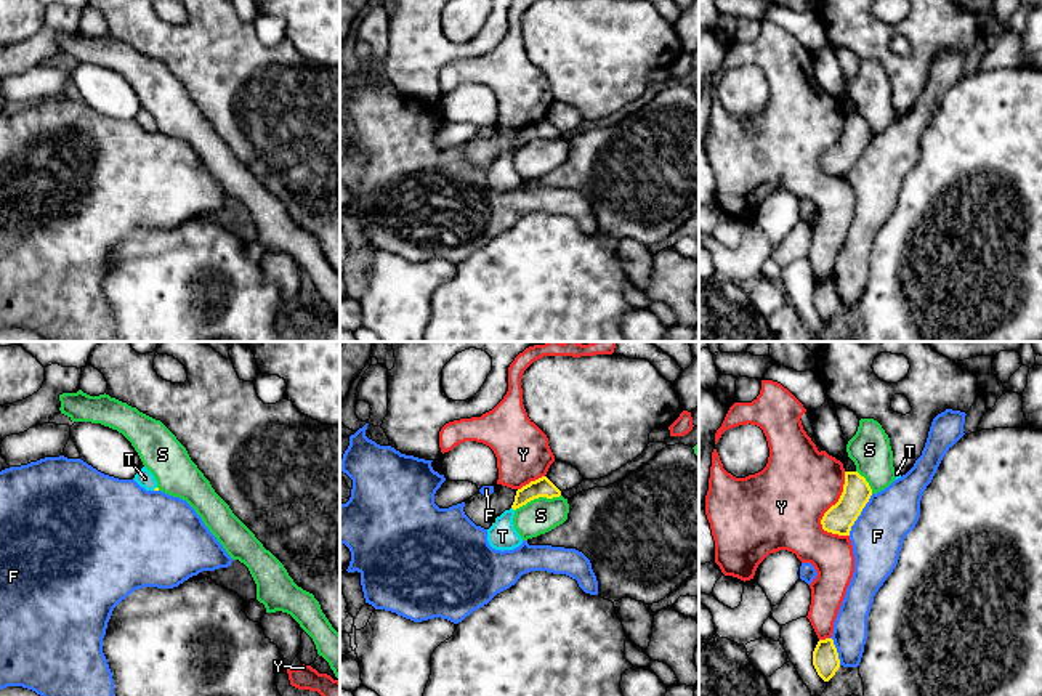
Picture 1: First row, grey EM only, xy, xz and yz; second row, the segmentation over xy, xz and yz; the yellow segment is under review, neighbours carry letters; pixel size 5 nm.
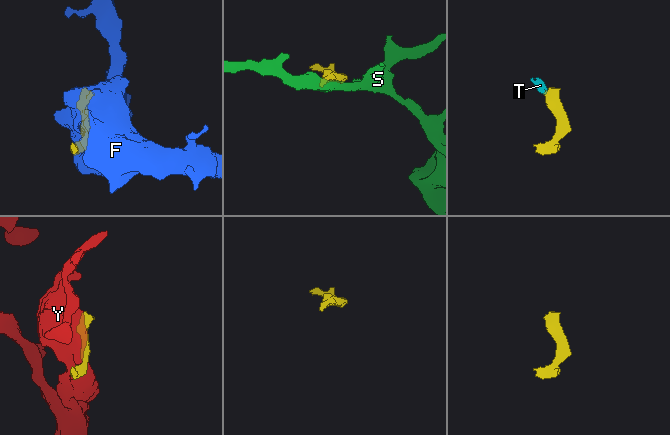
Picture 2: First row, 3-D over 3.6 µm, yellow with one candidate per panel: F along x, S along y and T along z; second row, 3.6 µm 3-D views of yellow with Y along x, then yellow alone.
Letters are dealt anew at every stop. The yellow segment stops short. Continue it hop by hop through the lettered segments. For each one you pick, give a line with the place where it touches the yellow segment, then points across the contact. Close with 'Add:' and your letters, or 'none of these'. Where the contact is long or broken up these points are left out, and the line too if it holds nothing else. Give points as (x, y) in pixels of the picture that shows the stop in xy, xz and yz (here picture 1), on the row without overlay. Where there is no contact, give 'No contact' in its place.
T: No contact
Add: T

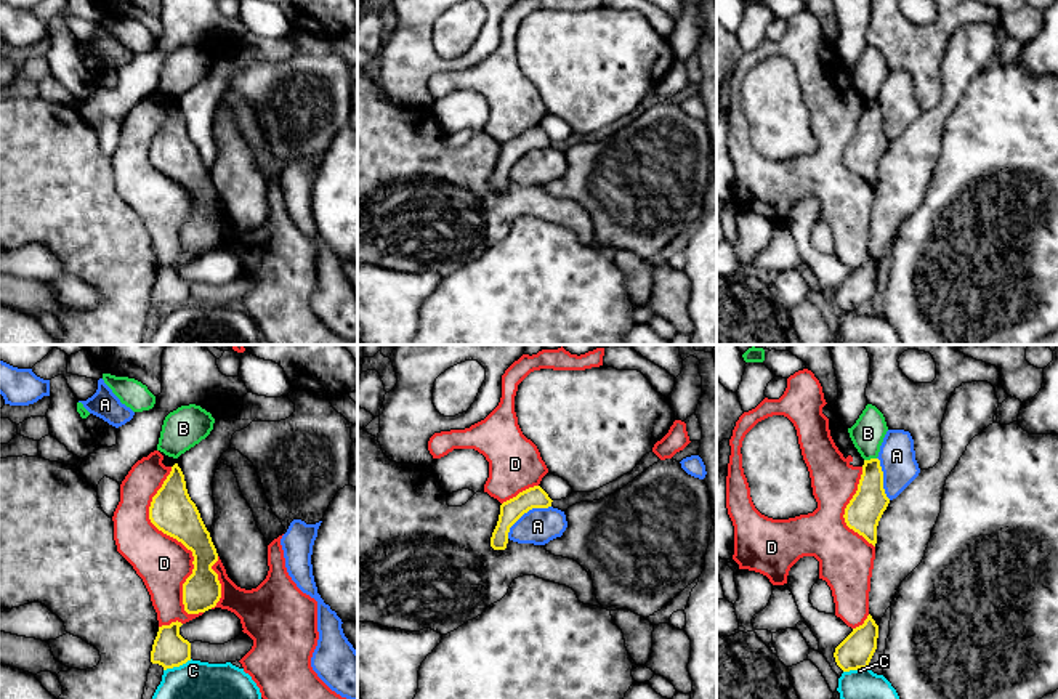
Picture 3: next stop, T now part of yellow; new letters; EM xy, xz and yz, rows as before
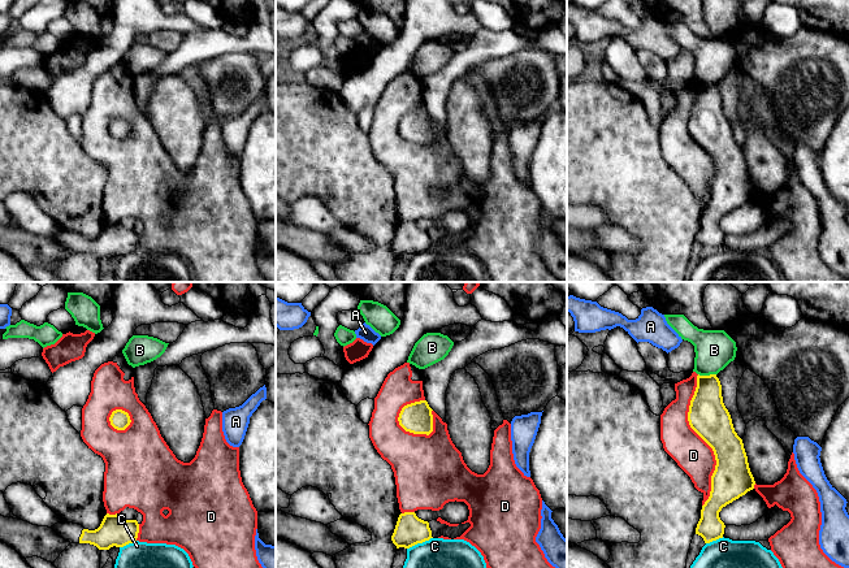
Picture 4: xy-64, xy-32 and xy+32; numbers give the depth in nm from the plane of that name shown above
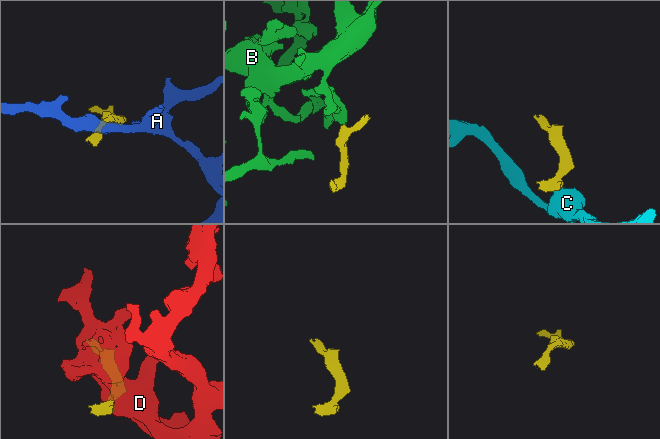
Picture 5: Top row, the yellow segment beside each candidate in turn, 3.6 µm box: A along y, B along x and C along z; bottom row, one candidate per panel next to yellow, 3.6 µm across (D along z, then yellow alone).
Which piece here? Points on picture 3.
Add: none of these

